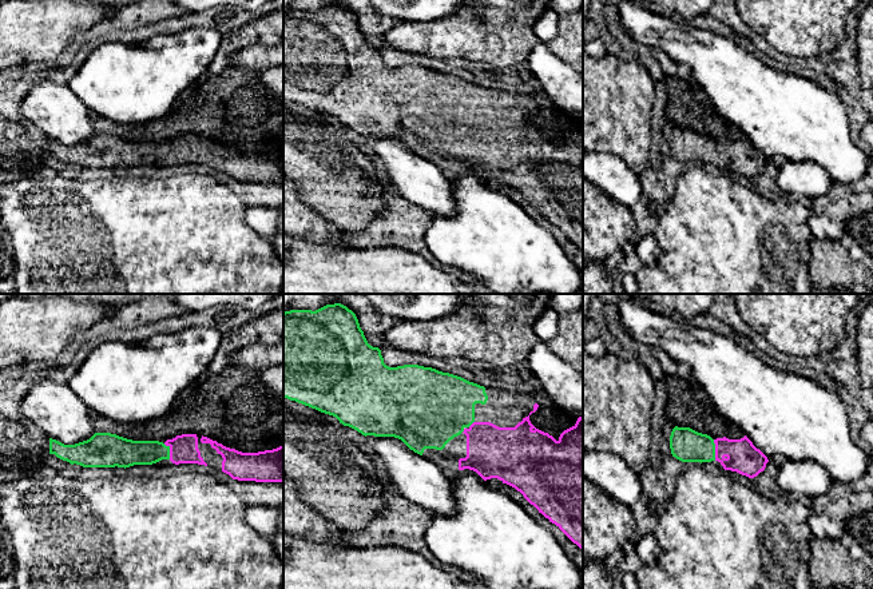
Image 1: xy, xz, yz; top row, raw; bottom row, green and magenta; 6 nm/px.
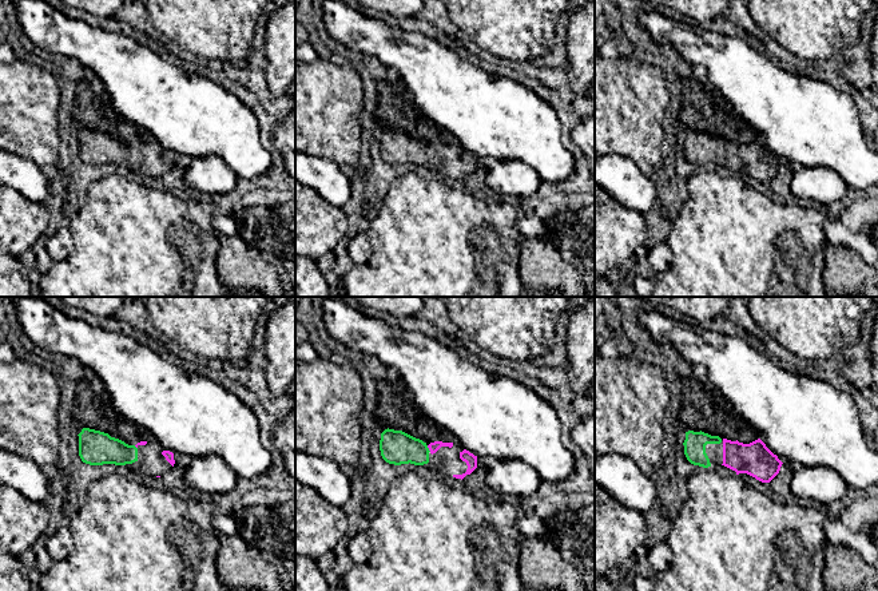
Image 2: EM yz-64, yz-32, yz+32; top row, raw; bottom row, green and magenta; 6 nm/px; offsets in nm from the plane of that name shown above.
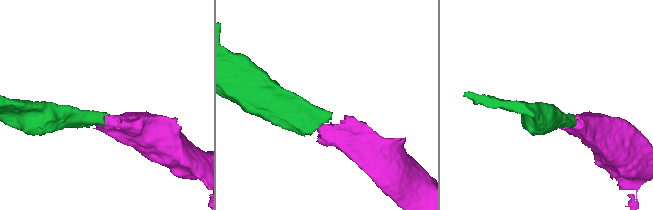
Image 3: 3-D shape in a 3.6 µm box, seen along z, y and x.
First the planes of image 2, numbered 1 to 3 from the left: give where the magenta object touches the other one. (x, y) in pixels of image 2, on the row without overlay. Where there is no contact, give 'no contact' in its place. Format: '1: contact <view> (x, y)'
1: contact yz-64 (135, 147)
2: contact yz-32 (428, 149)
3: no contact

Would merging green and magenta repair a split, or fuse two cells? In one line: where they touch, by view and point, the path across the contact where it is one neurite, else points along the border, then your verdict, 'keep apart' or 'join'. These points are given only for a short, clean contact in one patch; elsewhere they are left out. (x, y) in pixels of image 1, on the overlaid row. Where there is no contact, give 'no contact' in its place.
yz (714, 450) | across yz (687, 445), (714, 450), (737, 450), (742, 456) | join

